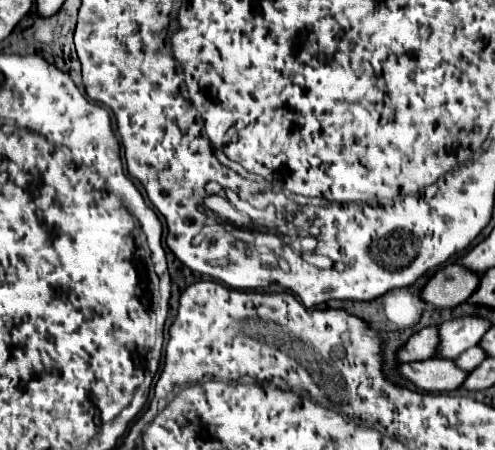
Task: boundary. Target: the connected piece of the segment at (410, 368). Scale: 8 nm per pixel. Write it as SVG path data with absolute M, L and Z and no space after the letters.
M444 358L402 364L400 372L404 378L412 380L420 390L426 392L452 392L468 378L468 372L454 366L454 360L446 362Z

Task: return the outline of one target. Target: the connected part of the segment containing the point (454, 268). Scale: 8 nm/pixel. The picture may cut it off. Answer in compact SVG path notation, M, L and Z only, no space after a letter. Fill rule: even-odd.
M448 264L428 280L422 290L422 300L436 308L452 308L466 302L478 290L478 282L478 272L460 264Z

